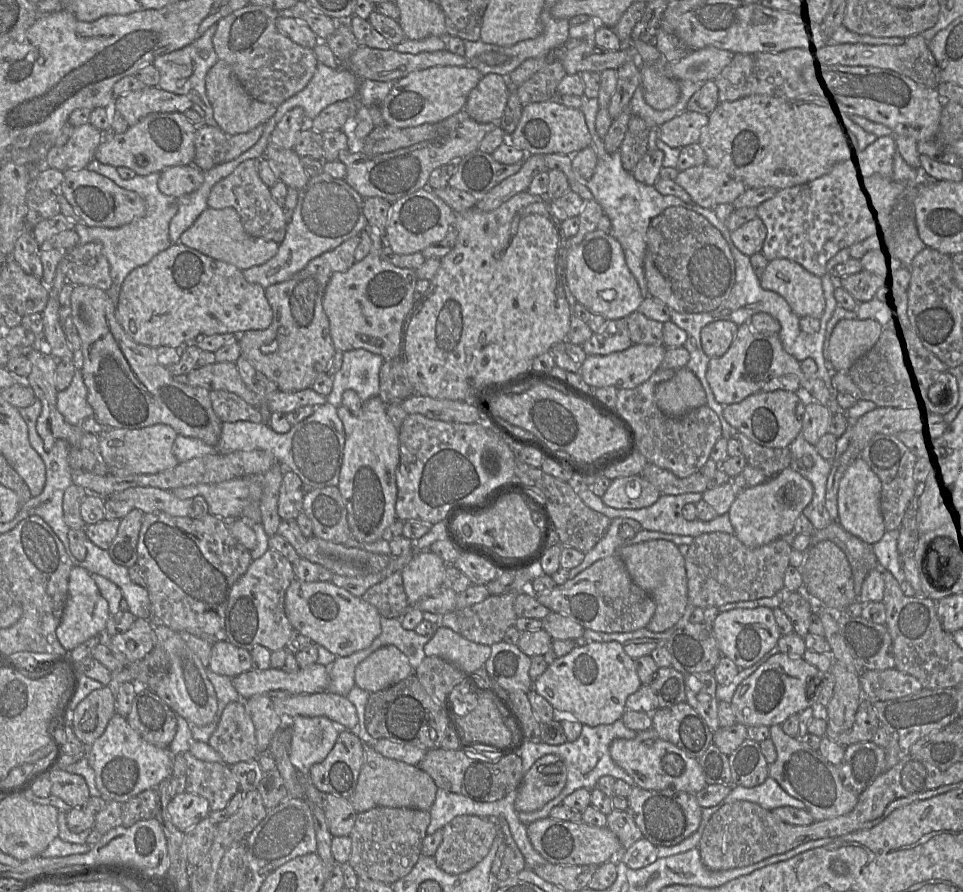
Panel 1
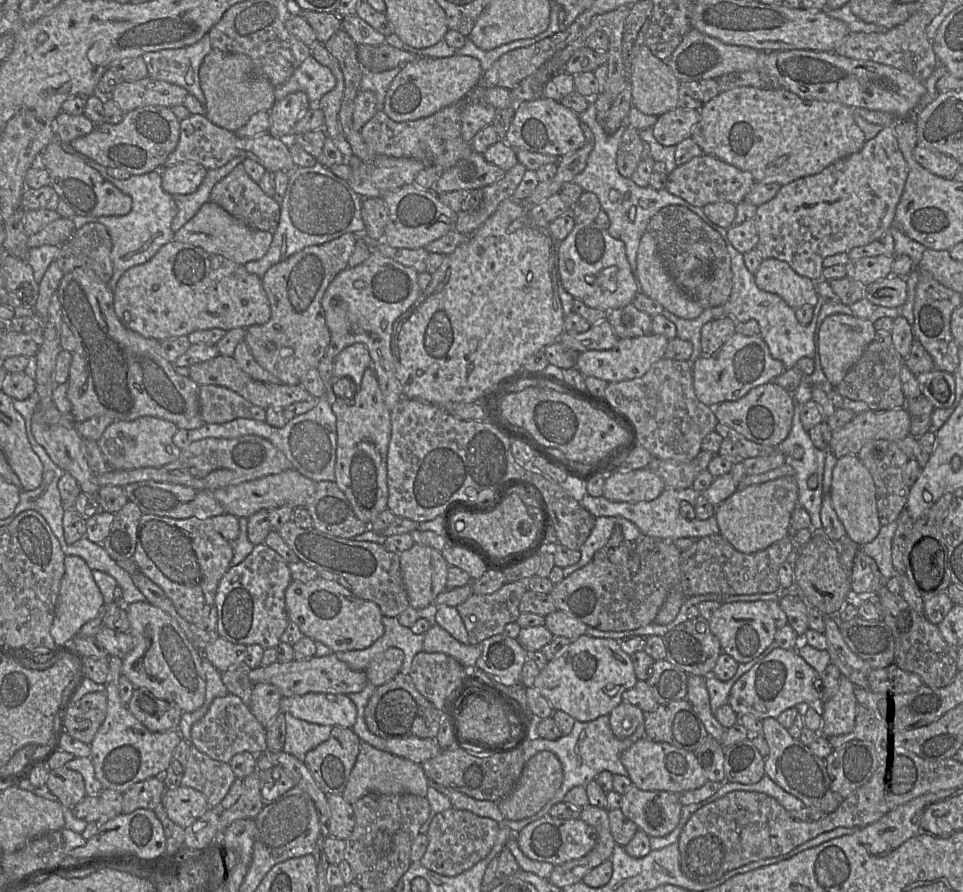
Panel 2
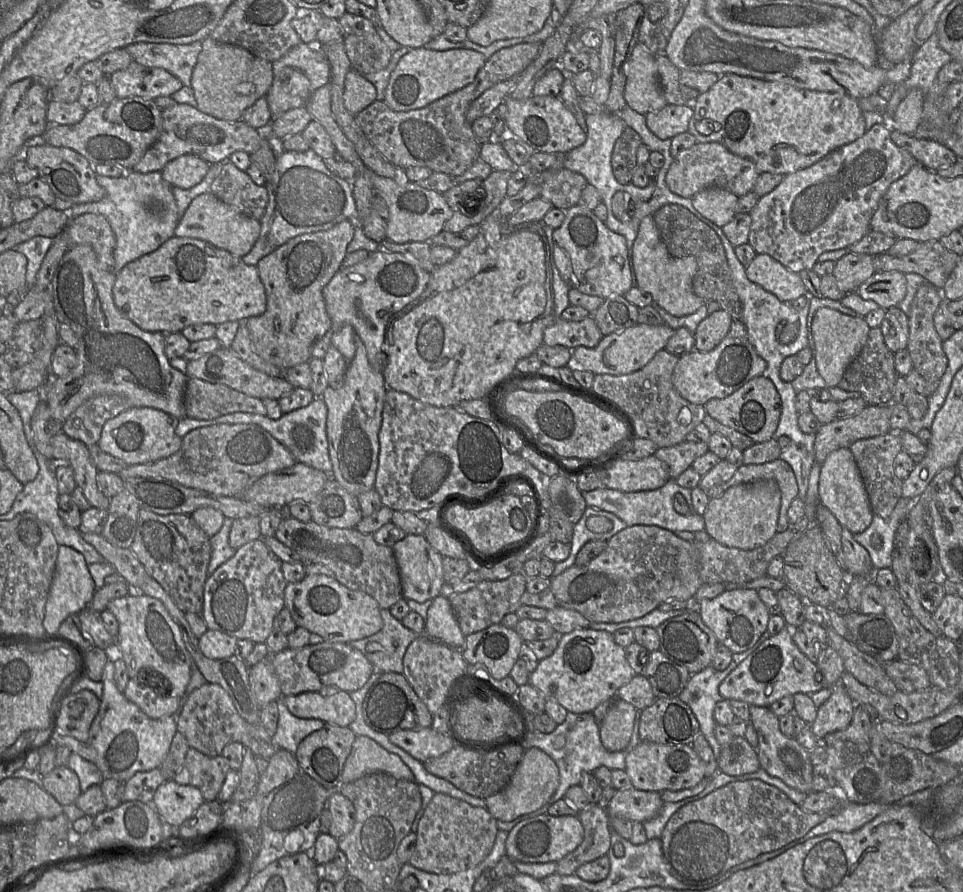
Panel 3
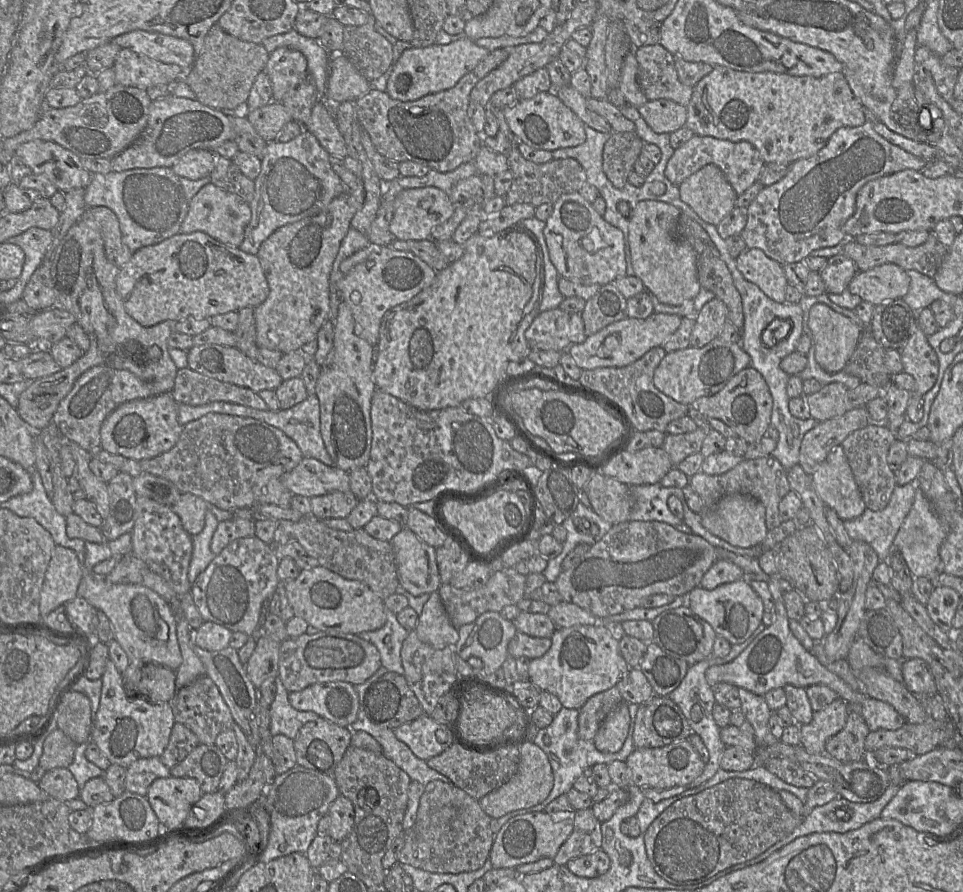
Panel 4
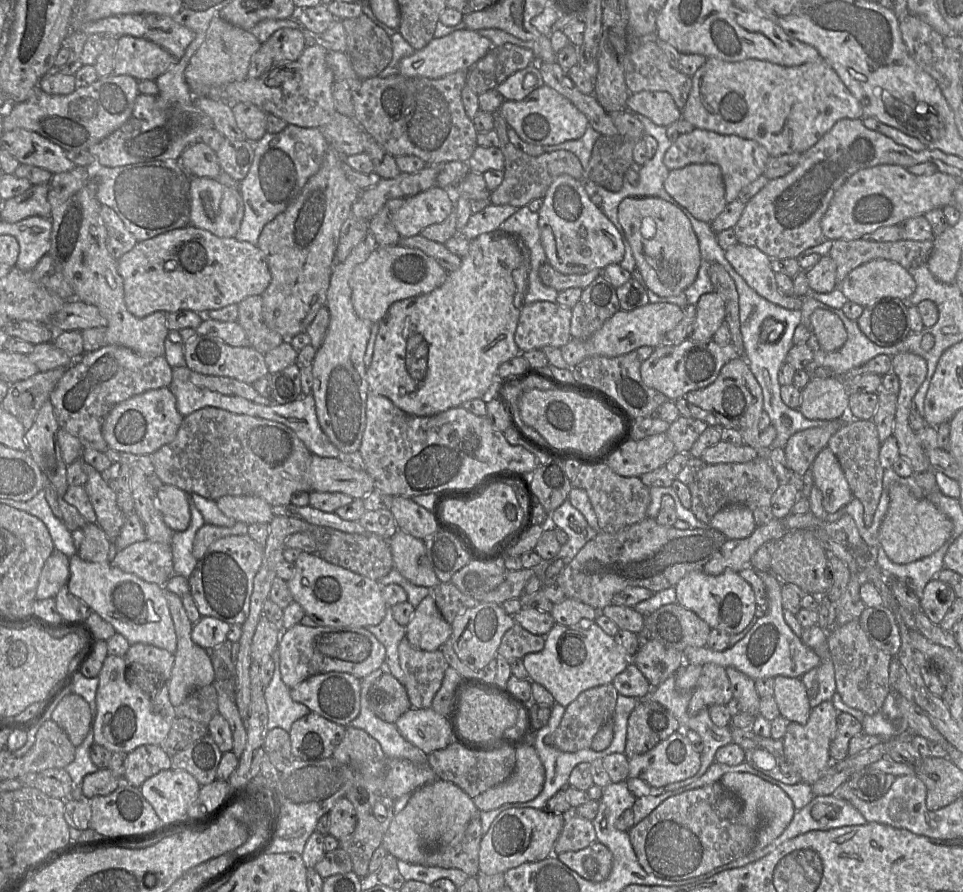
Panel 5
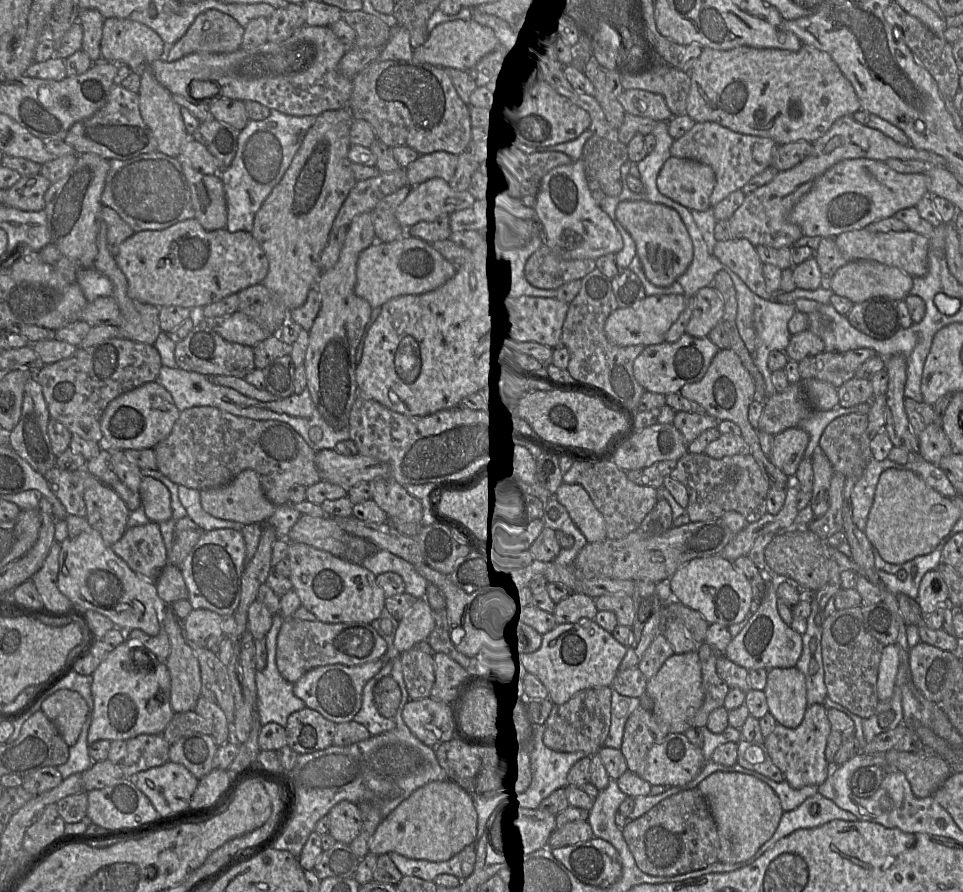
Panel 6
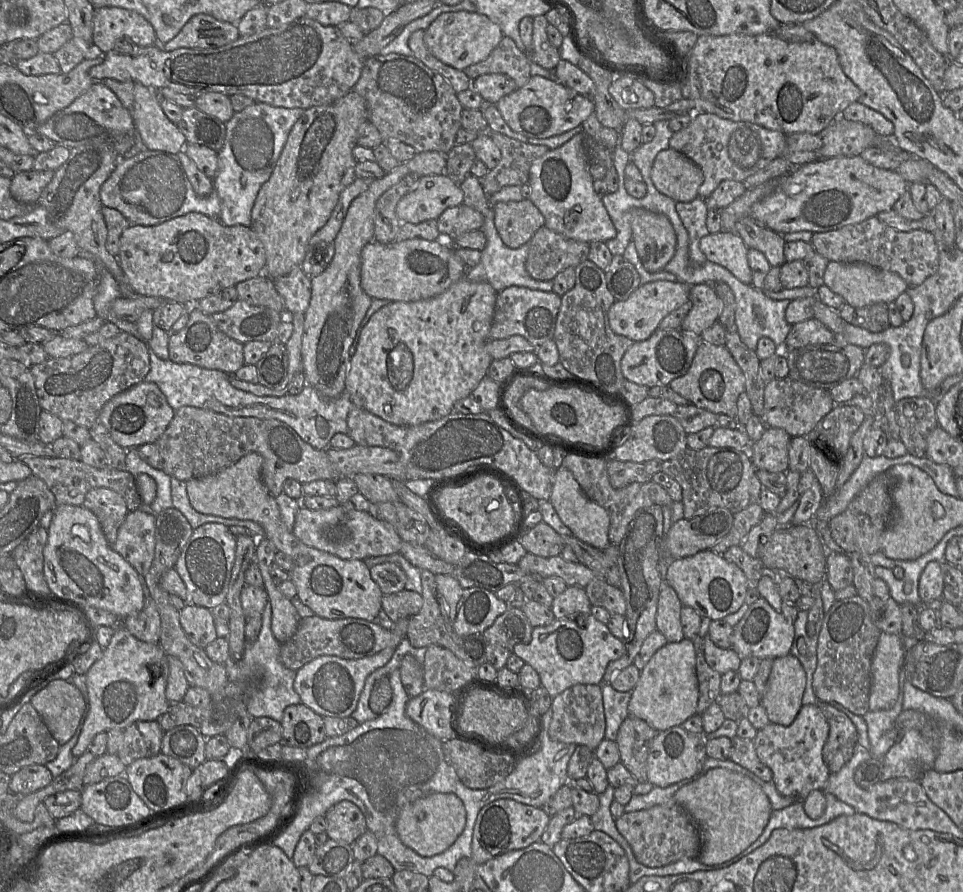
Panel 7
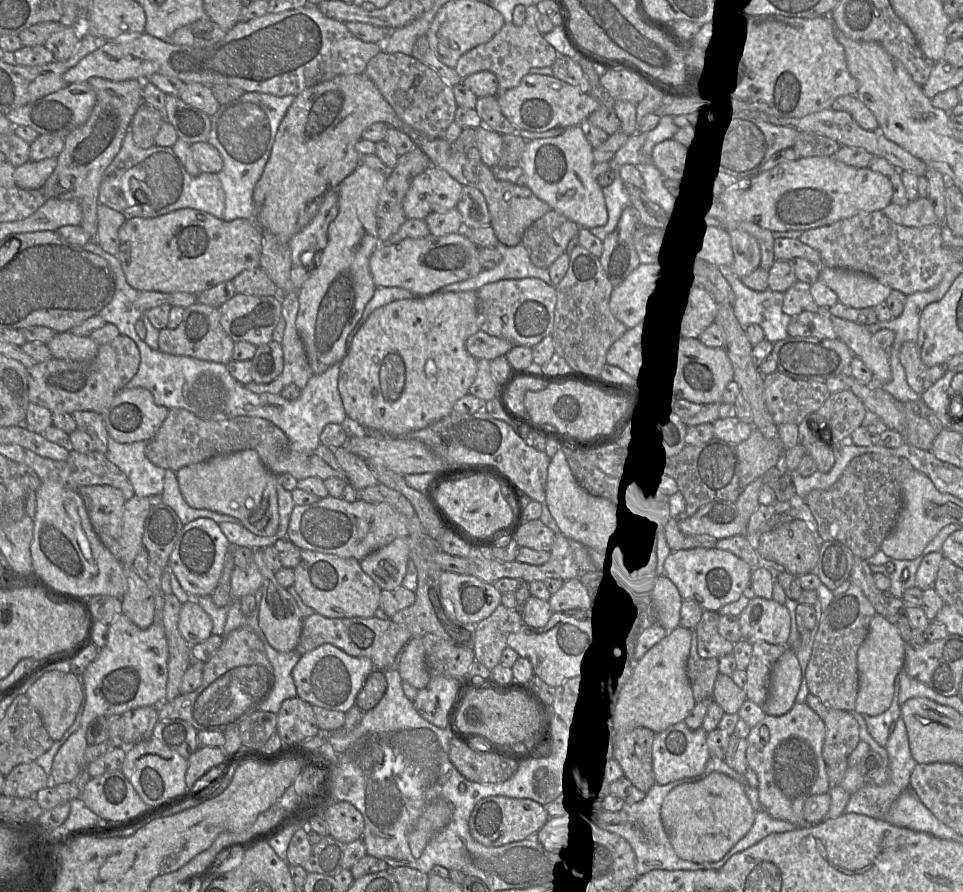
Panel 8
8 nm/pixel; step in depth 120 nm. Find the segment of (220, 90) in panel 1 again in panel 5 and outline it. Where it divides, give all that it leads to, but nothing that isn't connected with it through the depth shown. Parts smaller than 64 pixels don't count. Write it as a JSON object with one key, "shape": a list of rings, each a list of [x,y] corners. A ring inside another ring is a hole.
{"shape":[[[219,15],[214,16],[202,45],[191,57],[185,69],[186,83],[191,92],[195,97],[205,97],[212,86],[246,79],[251,58],[260,47],[260,41],[250,31],[226,22]]]}

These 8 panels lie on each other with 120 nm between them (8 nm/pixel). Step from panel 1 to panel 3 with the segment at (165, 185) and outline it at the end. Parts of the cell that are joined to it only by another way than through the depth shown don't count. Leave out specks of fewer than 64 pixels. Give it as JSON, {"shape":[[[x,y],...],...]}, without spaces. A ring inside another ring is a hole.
{"shape":[[[186,154],[170,161],[163,168],[162,177],[171,186],[190,189],[199,184],[207,174],[210,164],[203,159]]]}

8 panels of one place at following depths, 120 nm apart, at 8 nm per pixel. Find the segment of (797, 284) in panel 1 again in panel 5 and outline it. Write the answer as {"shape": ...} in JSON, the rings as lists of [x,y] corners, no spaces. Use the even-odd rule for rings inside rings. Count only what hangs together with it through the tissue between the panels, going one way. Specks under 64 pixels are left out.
{"shape":[[[736,243],[725,250],[725,257],[746,283],[766,300],[788,310],[800,310],[802,299],[783,295],[771,268],[771,258],[755,246]]]}

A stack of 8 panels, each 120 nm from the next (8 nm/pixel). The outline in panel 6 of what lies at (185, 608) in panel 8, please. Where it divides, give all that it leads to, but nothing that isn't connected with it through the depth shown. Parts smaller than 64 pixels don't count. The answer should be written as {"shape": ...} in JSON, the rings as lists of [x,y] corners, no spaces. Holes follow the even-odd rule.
{"shape":[[[192,609],[183,620],[184,637],[195,645],[211,649],[224,636],[221,628],[222,616],[208,609]]]}

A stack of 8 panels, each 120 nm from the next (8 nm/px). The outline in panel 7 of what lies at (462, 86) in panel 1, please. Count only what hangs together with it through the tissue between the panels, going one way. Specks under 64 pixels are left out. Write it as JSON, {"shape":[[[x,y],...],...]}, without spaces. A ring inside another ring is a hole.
{"shape":[[[456,11],[440,14],[425,30],[424,42],[429,52],[442,63],[464,71],[470,65],[485,60],[501,41],[502,31],[487,16],[479,12]]]}

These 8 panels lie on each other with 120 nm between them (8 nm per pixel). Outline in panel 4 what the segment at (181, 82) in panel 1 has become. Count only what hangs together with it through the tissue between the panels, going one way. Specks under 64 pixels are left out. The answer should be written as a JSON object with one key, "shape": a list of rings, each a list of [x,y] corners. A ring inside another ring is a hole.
{"shape":[[[133,30],[114,37],[111,42],[157,61],[177,64],[185,74],[196,59],[193,45],[189,41],[158,32]]]}

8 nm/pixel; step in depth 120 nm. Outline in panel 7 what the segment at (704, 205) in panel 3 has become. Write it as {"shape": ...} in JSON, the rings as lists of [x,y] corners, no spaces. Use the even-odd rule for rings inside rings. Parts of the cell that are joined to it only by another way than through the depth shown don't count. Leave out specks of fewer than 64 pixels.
{"shape":[[[668,147],[656,155],[651,179],[662,194],[676,202],[690,202],[698,197],[704,174],[690,158]]]}

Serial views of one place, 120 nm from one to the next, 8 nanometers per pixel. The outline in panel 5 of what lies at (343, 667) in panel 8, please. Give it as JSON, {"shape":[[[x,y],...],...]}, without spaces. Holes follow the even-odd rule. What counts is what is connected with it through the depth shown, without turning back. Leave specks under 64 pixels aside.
{"shape":[[[431,592],[415,607],[405,628],[410,644],[426,651],[440,649],[452,634],[451,624],[443,618]],[[343,672],[318,674],[290,689],[290,696],[295,702],[308,707],[311,712],[347,727],[360,712],[360,680],[349,673]]]}

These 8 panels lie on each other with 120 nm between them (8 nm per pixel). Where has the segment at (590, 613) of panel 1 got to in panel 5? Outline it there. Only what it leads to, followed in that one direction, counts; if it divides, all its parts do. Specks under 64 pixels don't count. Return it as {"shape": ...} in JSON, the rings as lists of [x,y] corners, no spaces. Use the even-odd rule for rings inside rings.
{"shape":[[[646,517],[617,532],[599,531],[563,568],[556,584],[564,591],[565,598],[578,600],[601,612],[611,604],[615,594],[627,587],[643,587],[654,593],[675,587],[688,573],[703,570],[726,540],[723,533],[709,525],[679,530]]]}

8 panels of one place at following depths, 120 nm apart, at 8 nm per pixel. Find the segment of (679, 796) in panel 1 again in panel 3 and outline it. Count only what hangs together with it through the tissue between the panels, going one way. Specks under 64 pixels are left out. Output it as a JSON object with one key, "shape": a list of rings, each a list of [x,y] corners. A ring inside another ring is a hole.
{"shape":[[[634,788],[617,790],[606,811],[610,818],[644,823],[656,817],[663,807],[660,793]]]}

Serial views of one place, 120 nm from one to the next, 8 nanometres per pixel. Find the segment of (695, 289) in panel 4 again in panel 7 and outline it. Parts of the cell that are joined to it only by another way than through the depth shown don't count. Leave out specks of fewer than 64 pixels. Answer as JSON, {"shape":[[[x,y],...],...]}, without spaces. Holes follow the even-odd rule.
{"shape":[[[643,208],[631,211],[632,241],[644,268],[664,270],[676,252],[677,236],[669,218]]]}

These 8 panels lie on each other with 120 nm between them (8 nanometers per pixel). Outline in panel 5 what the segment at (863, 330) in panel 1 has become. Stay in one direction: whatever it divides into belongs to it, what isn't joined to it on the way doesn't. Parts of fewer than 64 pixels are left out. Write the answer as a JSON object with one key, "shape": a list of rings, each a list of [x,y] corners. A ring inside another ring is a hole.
{"shape":[[[816,309],[810,316],[811,326],[820,348],[825,352],[840,349],[847,340],[842,320],[834,313]]]}

